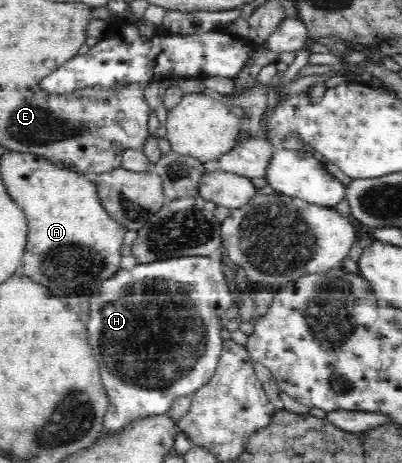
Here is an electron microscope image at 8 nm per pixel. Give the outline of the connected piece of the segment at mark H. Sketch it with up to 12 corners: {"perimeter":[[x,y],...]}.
{"perimeter":[[139,263],[90,300],[103,431],[214,376],[220,263]]}

